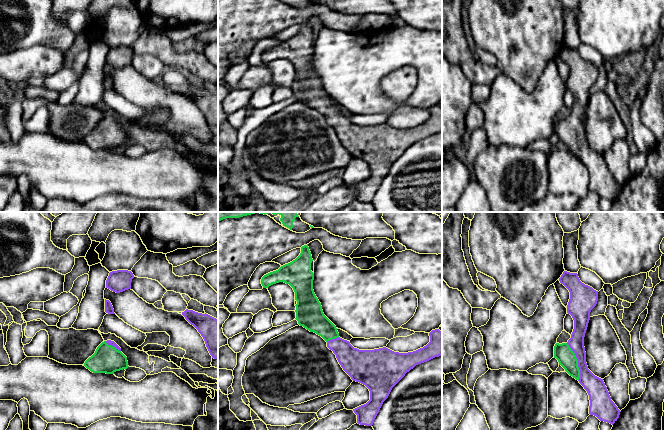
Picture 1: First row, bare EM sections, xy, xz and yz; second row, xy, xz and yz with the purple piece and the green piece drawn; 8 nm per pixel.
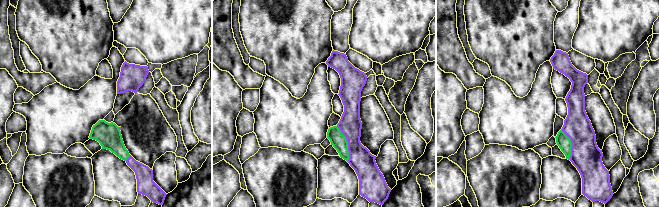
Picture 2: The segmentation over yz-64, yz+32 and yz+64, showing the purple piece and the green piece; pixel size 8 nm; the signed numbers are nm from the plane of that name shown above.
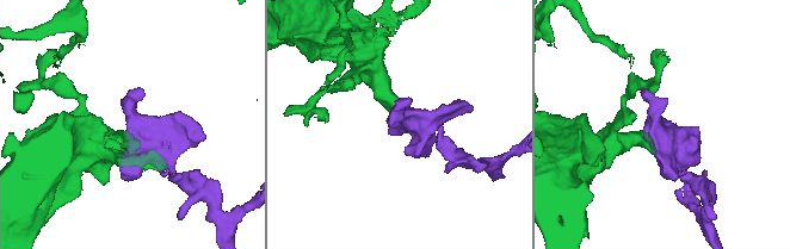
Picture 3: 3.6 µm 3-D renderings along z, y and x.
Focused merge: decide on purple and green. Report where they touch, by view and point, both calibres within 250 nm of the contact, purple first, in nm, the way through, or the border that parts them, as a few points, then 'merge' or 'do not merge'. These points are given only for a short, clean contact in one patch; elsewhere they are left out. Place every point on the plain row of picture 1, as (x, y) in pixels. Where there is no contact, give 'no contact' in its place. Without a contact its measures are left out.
yz (578, 138) | 160/150 nm | across yz (595, 162), (578, 145), (578, 138), (570, 131), (563, 129) | merge

